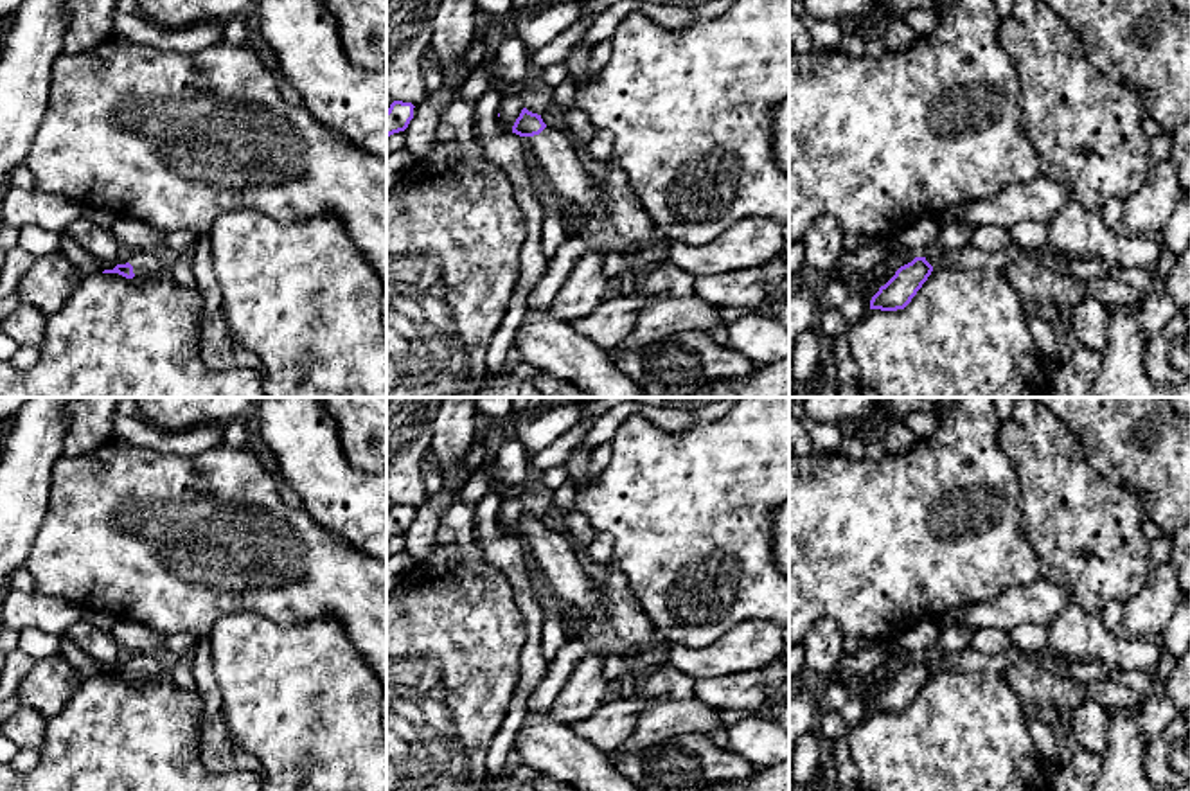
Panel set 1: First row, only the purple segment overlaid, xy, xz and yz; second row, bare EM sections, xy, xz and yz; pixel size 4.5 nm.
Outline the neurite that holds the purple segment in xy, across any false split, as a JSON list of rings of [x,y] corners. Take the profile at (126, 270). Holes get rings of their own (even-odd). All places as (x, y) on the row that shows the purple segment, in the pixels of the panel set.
[[[140,250],[131,255],[126,264],[117,264],[102,273],[119,273],[126,279],[156,279],[165,275],[169,255],[162,252]]]

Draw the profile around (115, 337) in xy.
[[[83,277],[67,304],[47,316],[38,361],[20,370],[0,361],[0,397],[268,397],[253,369],[209,370],[201,360],[198,289],[169,277]]]

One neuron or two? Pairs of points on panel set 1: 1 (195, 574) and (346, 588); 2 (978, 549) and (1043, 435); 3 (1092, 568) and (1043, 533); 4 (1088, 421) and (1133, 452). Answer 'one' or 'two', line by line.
1: one
2: two
3: one
4: one

